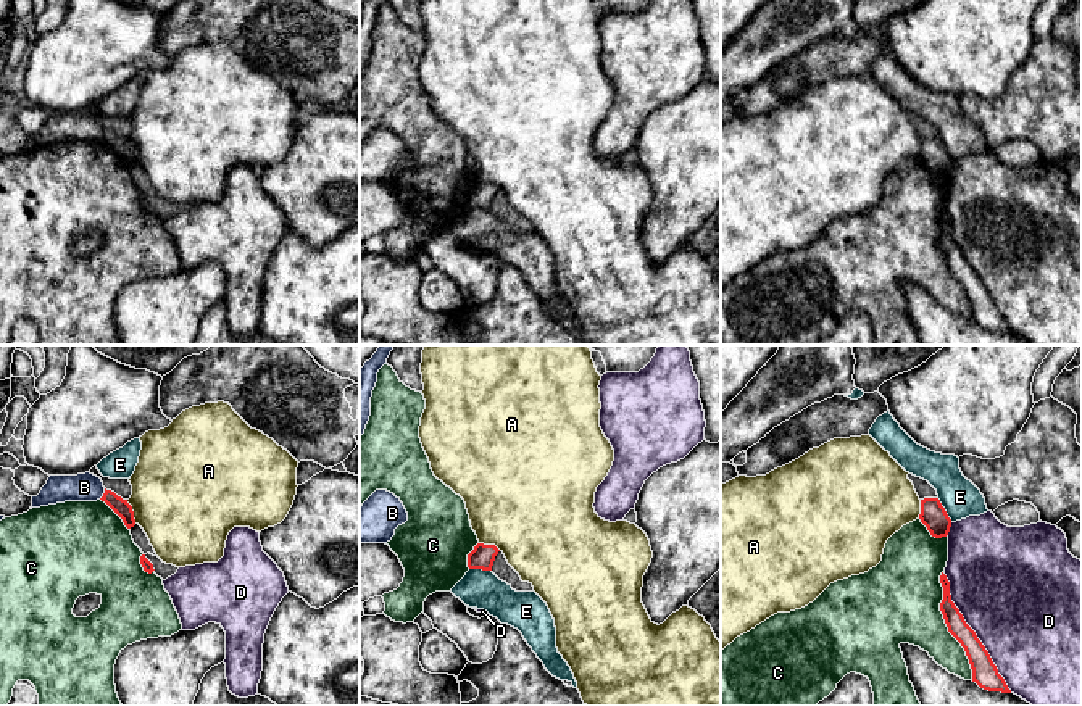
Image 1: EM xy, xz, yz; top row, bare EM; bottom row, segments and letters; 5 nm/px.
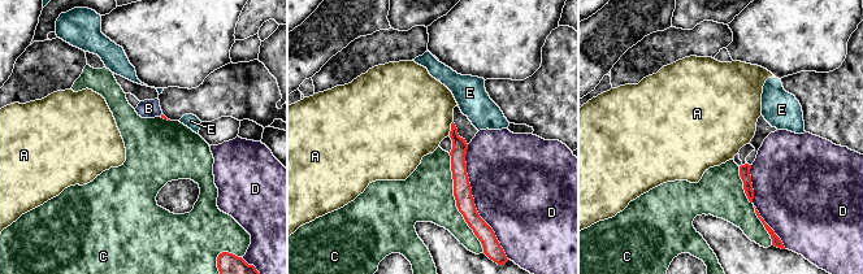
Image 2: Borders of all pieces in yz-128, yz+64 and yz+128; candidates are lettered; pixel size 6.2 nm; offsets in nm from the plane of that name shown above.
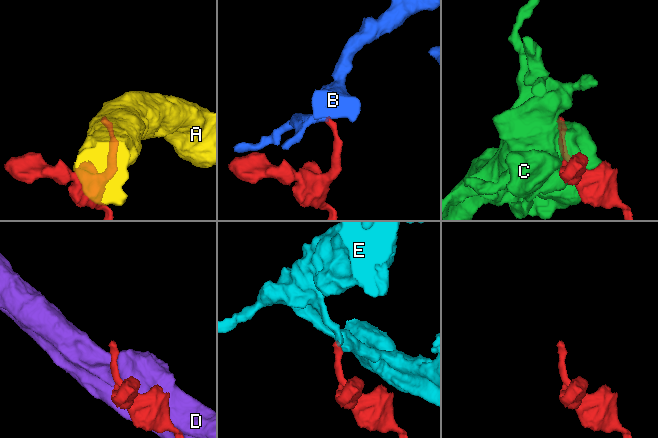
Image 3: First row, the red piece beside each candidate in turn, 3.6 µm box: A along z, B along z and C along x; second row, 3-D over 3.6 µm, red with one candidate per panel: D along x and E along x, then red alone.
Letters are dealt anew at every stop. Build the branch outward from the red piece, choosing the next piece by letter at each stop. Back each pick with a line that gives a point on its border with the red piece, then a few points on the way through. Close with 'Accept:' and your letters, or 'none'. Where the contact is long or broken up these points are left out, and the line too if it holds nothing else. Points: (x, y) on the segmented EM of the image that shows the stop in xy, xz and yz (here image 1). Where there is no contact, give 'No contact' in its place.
Accept: none

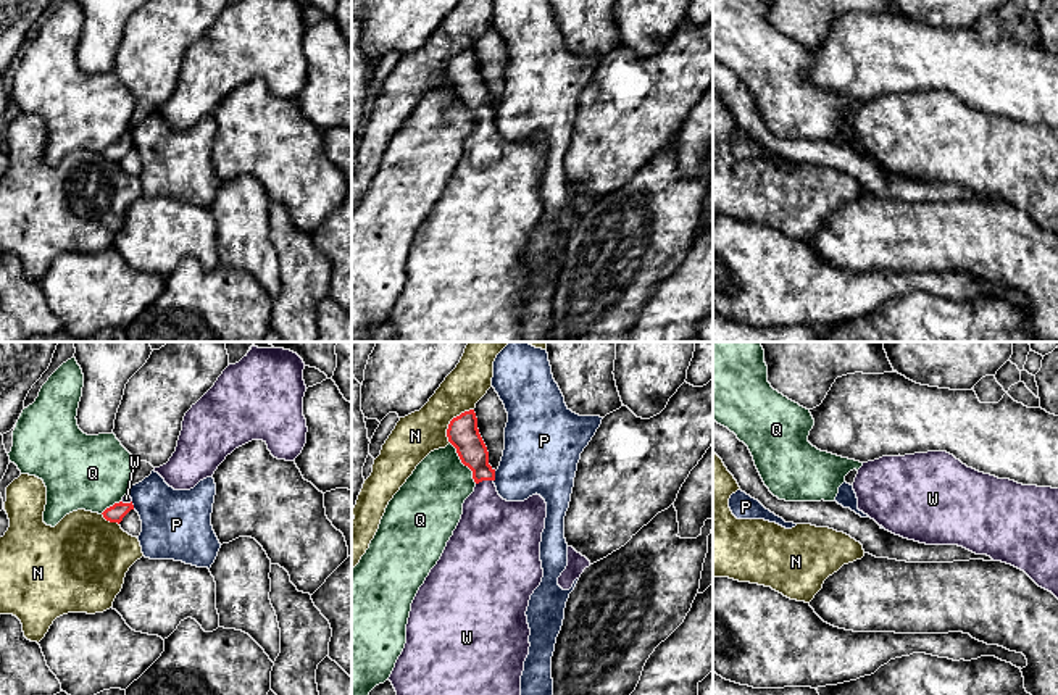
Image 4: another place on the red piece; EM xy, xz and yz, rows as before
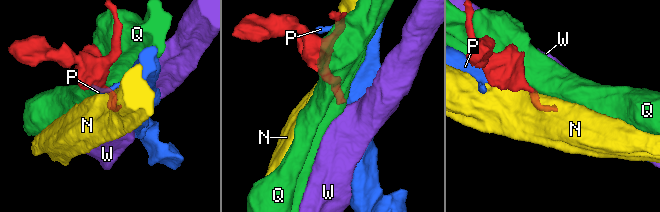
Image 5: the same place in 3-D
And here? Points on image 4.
W: Touches red at xz (484, 479). Path across: xz (463, 434), (484, 479), (484, 513), (491, 528)
Accept: W

